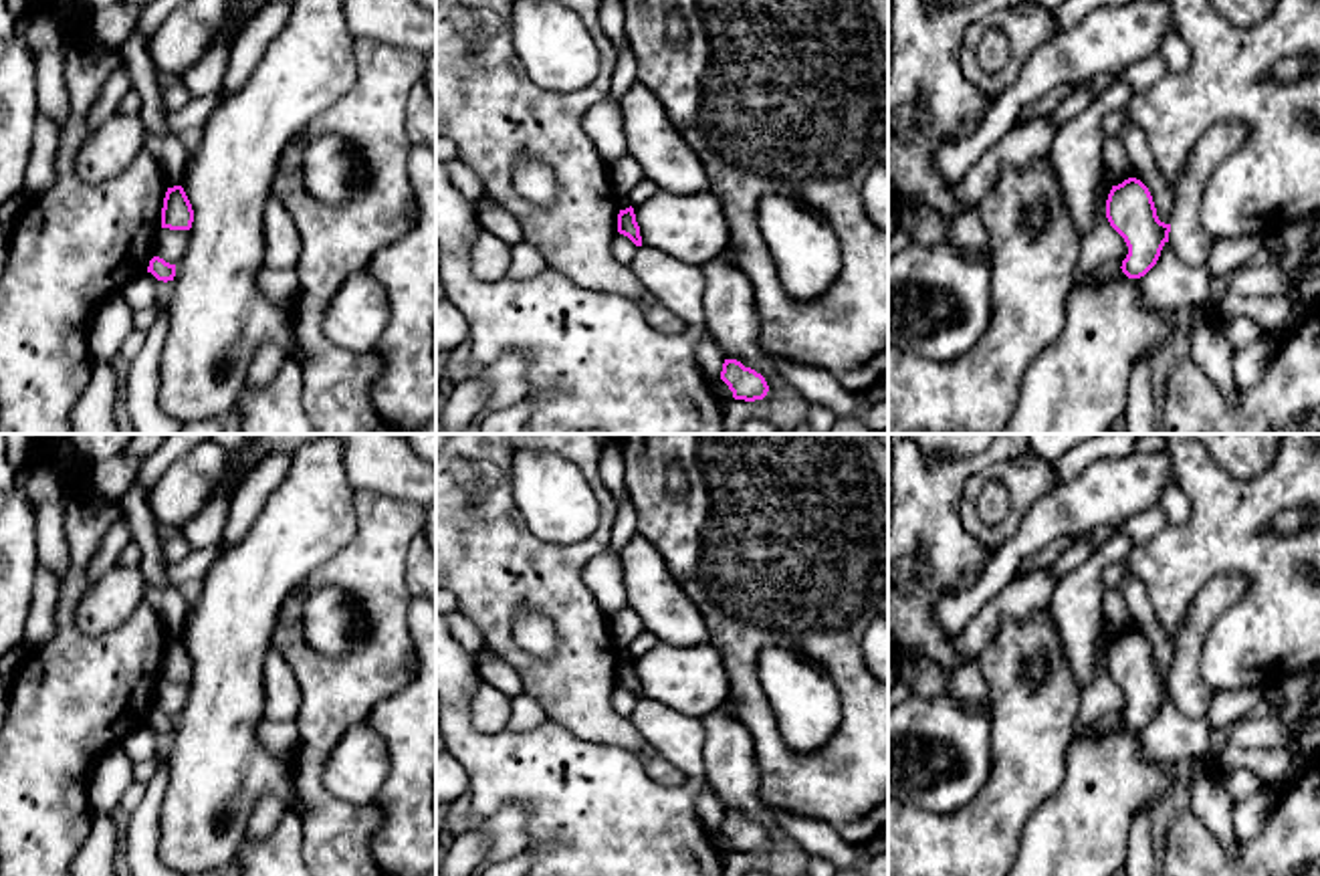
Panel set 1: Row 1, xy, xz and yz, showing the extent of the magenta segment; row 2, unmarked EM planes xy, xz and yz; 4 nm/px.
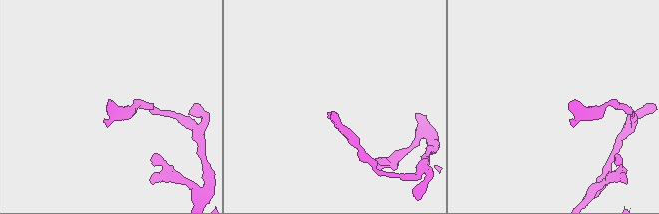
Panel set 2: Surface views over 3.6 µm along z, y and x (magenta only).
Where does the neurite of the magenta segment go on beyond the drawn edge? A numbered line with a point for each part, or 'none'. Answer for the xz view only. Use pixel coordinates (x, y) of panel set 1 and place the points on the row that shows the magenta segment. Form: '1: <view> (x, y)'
none

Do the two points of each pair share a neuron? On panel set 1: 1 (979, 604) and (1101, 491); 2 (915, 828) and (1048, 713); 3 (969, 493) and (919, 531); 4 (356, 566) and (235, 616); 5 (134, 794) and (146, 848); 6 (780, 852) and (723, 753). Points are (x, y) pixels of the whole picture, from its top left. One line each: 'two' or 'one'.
1: one
2: one
3: two
4: two
5: two
6: one

